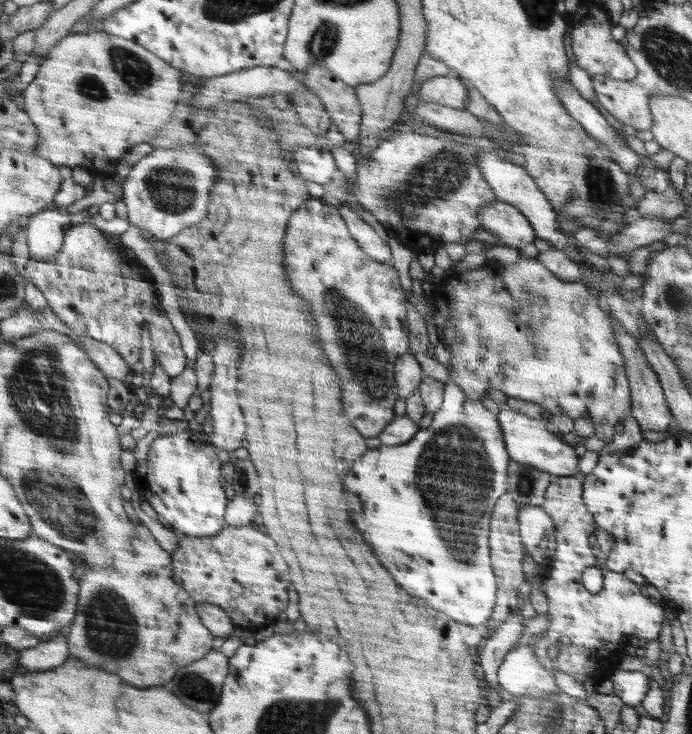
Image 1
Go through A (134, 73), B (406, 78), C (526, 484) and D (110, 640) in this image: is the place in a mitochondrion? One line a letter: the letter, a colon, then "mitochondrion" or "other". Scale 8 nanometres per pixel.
A: mitochondrion
B: other
C: mitochondrion
D: mitochondrion

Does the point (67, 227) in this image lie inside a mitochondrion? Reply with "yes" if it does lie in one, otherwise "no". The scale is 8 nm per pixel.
no

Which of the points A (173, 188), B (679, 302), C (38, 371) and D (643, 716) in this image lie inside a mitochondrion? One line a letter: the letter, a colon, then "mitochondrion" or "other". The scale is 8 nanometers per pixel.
A: mitochondrion
B: mitochondrion
C: mitochondrion
D: other

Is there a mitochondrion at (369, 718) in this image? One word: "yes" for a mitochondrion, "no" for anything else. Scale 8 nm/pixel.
no

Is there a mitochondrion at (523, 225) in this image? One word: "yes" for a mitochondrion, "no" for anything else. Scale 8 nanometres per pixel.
no

